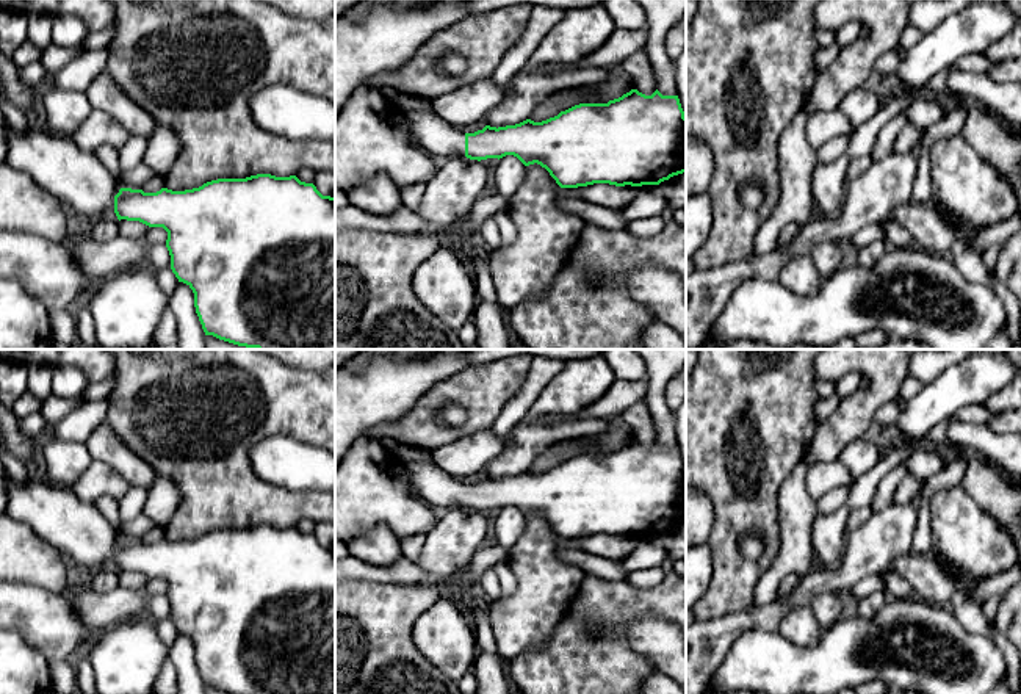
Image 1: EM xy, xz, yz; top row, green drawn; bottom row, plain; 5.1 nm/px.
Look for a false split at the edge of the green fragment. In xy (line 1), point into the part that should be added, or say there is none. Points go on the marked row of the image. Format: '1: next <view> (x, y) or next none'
1: next xy (75, 177)

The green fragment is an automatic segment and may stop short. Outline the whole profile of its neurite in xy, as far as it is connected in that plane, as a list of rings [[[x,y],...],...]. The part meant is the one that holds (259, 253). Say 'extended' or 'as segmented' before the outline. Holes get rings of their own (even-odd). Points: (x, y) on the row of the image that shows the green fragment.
extended; [[[8,127],[8,154],[5,163],[19,172],[28,174],[49,194],[58,199],[75,219],[94,221],[106,210],[113,210],[117,219],[139,221],[149,227],[163,227],[168,232],[166,248],[171,255],[171,269],[179,282],[186,284],[194,293],[194,307],[205,335],[257,349],[335,349],[335,197],[323,196],[313,183],[301,182],[296,175],[276,177],[257,174],[246,179],[218,179],[199,188],[172,191],[161,188],[157,193],[143,190],[119,188],[111,172],[94,157],[78,147],[70,138],[55,135],[47,127],[31,127],[17,133]]]

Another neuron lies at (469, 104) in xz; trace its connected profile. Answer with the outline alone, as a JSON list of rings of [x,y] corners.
[[[487,77],[437,96],[432,110],[451,125],[462,127],[484,119],[503,102],[504,94],[506,89]]]

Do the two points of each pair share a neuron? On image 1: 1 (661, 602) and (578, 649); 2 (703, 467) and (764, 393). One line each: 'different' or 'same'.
1: same
2: same

